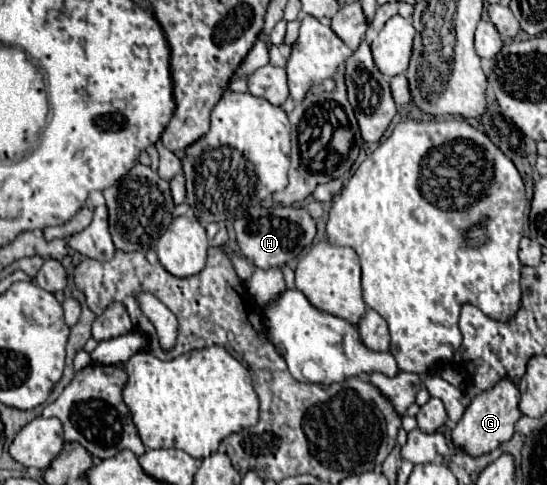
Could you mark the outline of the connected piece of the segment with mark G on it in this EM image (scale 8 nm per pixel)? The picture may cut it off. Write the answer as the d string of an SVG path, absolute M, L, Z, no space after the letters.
M502 377L502 381L498 381L498 385L494 385L494 389L482 391L480 395L476 395L472 399L472 403L464 411L464 417L458 421L458 425L452 431L452 443L462 447L464 453L478 457L478 455L490 453L496 447L500 447L502 443L510 441L514 435L514 425L522 417L522 413L518 409L518 399L520 399L520 391L518 391L516 383L508 377Z

